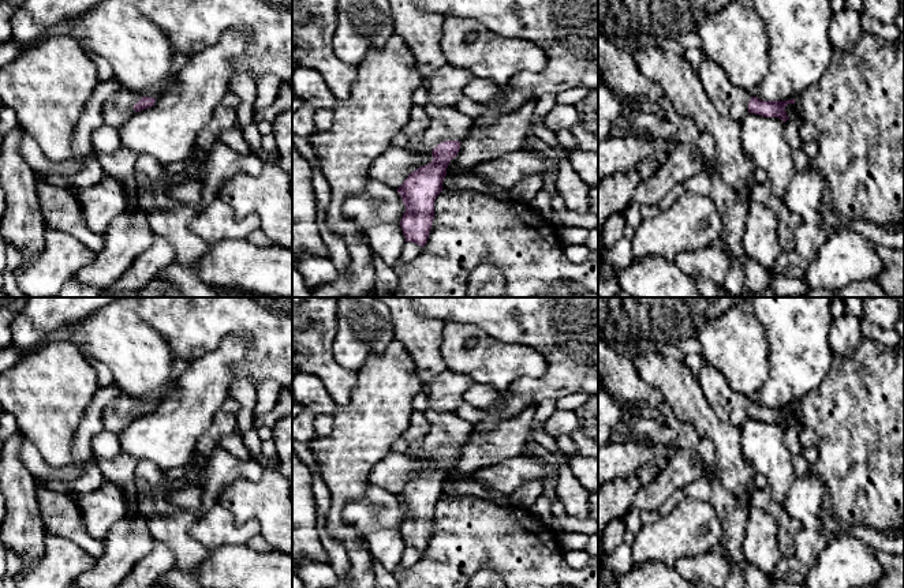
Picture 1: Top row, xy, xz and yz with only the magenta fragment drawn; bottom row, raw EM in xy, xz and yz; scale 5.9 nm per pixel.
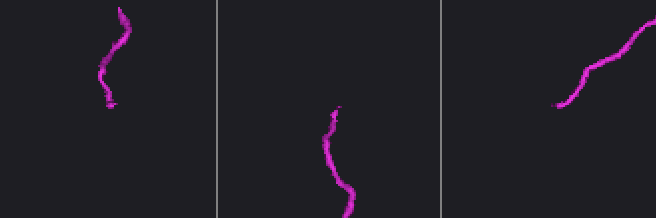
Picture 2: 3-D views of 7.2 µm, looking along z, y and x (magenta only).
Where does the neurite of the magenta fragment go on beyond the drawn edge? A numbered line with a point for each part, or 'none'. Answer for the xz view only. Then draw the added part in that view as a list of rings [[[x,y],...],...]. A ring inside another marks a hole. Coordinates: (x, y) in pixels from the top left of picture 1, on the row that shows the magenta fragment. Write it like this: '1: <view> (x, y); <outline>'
1: xz (445, 123); [[[426,104],[429,126],[425,131],[410,138],[407,150],[412,154],[427,156],[445,141],[462,141],[472,127],[472,119],[456,106],[436,106]]]

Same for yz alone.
1: yz (729, 100); [[[703,53],[698,76],[707,97],[722,116],[739,123],[748,113],[750,91],[736,86],[724,70]]]

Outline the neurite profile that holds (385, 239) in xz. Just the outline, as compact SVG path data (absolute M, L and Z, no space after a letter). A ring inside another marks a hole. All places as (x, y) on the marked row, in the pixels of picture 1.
M380 222L366 231L369 246L388 266L399 259L406 243L400 224Z

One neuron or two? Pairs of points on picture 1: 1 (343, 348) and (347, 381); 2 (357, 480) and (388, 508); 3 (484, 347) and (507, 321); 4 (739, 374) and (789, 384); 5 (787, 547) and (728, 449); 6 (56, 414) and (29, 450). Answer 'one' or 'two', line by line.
1: two
2: two
3: two
4: two
5: two
6: two

